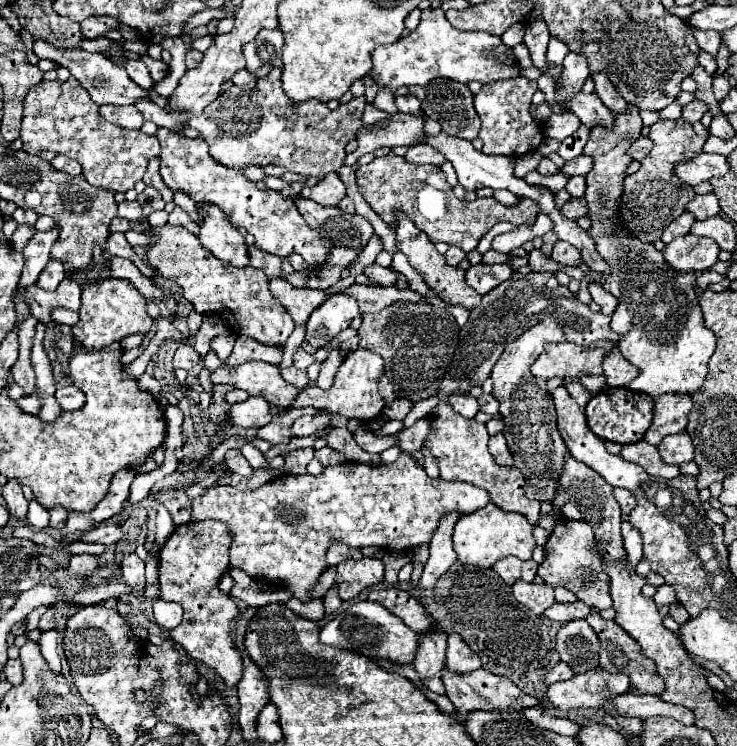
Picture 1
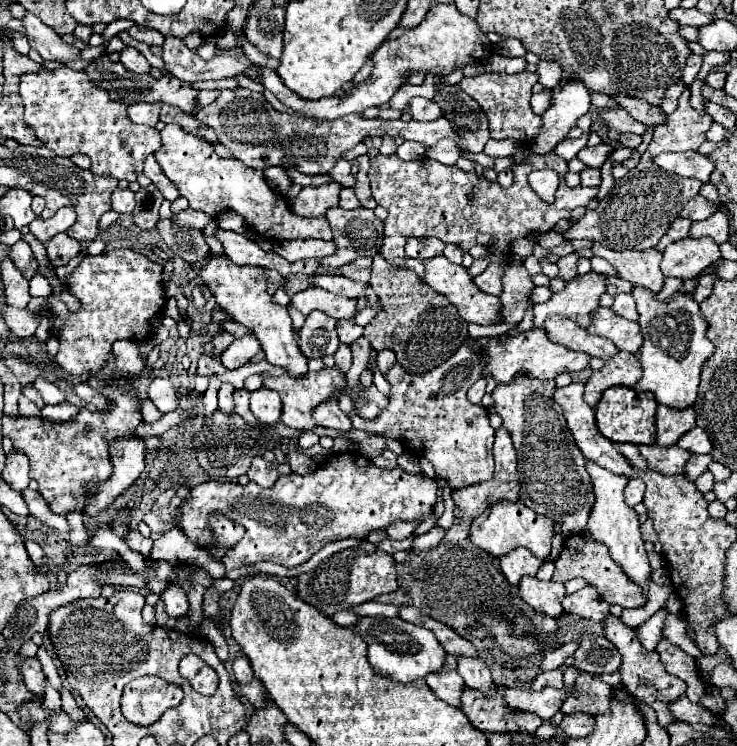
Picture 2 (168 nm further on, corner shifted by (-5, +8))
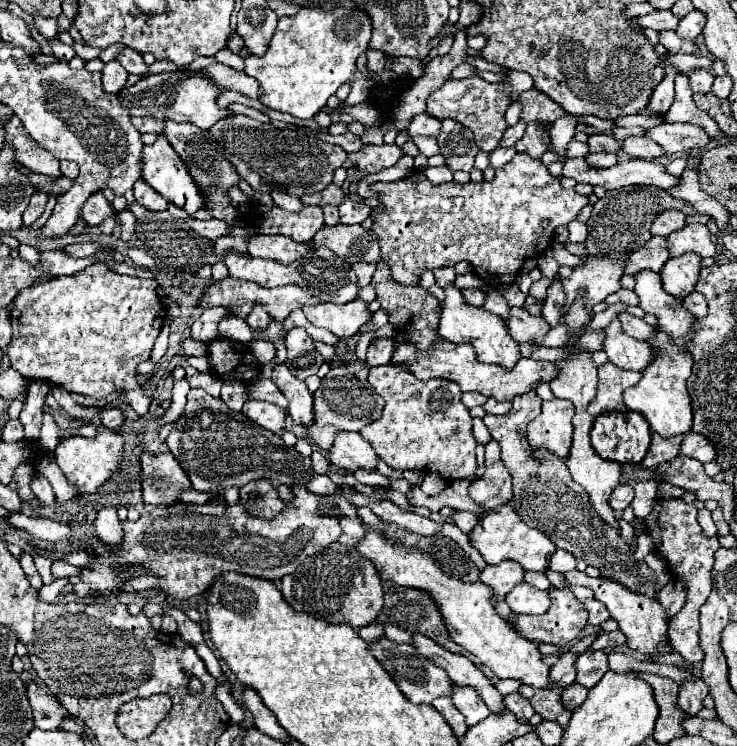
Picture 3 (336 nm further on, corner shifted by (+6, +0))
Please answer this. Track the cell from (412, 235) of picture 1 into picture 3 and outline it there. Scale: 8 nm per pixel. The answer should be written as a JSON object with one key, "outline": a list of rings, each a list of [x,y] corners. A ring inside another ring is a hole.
{"outline":[[[448,286],[444,292],[446,292],[446,300],[444,300],[444,312],[438,324],[438,334],[444,340],[456,342],[456,344],[458,342],[472,344],[476,350],[478,362],[488,362],[488,364],[492,362],[492,364],[502,366],[504,370],[512,370],[516,362],[522,358],[522,354],[520,354],[520,344],[510,338],[502,318],[490,312],[484,312],[484,308],[464,306],[464,298],[460,298],[460,290],[456,286]]]}

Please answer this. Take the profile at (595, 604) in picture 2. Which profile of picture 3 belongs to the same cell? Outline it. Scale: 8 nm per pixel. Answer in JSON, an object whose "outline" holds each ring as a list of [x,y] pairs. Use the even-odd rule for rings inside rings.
{"outline":[[[586,600],[584,602],[584,606],[586,606],[586,610],[590,612],[590,624],[592,626],[600,626],[602,622],[606,622],[610,616],[608,616],[608,610],[602,606],[602,602],[598,602],[598,600]]]}

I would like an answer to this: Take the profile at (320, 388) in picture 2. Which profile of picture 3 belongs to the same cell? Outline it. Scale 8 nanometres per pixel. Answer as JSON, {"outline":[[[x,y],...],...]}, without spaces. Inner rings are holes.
{"outline":[[[334,368],[324,376],[324,392],[322,388],[314,394],[314,402],[316,402],[316,426],[308,428],[310,440],[314,446],[318,446],[320,450],[330,450],[334,444],[334,438],[338,432],[342,430],[350,430],[350,432],[360,432],[366,424],[376,422],[382,416],[384,410],[384,400],[372,390],[372,386],[368,386],[368,382],[358,380],[356,376],[352,376],[348,370],[344,368]]]}

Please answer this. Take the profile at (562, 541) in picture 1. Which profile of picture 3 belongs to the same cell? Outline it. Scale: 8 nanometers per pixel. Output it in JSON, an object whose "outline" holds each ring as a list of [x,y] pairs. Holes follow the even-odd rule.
{"outline":[[[572,570],[566,574],[566,584],[580,584],[580,586],[588,586],[594,590],[594,598],[600,600],[608,608],[610,616],[618,622],[622,634],[626,636],[628,648],[640,654],[650,654],[650,656],[674,652],[674,648],[666,642],[668,640],[668,616],[656,598],[632,594],[628,588],[620,586],[618,582],[608,582],[604,578],[588,578],[584,572],[578,572],[578,570]]]}

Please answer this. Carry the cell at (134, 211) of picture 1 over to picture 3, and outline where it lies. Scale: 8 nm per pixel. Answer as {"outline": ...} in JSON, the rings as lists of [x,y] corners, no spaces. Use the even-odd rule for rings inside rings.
{"outline":[[[102,192],[92,194],[80,208],[80,218],[86,222],[86,226],[98,226],[108,216],[114,216],[114,210]]]}

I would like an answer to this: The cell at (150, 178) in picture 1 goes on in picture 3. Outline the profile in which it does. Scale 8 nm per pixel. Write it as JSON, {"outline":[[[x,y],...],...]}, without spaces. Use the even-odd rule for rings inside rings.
{"outline":[[[142,178],[134,184],[134,198],[138,204],[142,204],[148,210],[166,210],[168,202],[164,198],[160,198],[160,194],[156,194],[156,190],[152,190]]]}

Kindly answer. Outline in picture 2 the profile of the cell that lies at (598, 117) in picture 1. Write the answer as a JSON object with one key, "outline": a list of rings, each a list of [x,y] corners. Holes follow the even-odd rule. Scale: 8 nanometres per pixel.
{"outline":[[[601,108],[599,116],[607,128],[615,128],[619,132],[631,132],[631,134],[643,136],[647,130],[647,126],[643,126],[641,122],[631,118],[623,108]]]}

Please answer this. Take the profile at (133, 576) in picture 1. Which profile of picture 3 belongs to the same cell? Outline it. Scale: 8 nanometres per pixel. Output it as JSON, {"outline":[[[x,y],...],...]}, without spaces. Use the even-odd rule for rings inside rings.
{"outline":[[[104,506],[98,510],[98,516],[94,520],[94,526],[96,526],[96,536],[102,540],[102,542],[108,542],[108,544],[118,544],[122,542],[122,524],[116,516],[116,508],[114,506]]]}

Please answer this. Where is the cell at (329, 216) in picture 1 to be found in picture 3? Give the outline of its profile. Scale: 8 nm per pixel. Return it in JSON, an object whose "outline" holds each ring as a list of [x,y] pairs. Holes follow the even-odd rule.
{"outline":[[[324,226],[314,236],[316,246],[328,246],[346,262],[378,262],[380,248],[372,230],[356,226]]]}

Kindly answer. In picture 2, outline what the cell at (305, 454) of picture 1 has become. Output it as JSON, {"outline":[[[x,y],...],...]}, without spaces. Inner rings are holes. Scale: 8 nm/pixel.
{"outline":[[[235,390],[233,392],[233,398],[235,398],[235,412],[241,416],[241,418],[245,418],[245,422],[247,424],[259,424],[259,420],[257,418],[253,418],[253,414],[251,414],[251,410],[249,410],[249,392],[247,390]]]}

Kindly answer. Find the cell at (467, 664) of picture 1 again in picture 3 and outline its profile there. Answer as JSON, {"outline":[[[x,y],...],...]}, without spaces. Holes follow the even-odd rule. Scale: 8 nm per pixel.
{"outline":[[[454,686],[452,702],[462,712],[468,726],[474,726],[490,716],[488,706],[484,706],[484,702],[480,702],[480,698],[476,698],[474,690],[468,690],[468,686]]]}

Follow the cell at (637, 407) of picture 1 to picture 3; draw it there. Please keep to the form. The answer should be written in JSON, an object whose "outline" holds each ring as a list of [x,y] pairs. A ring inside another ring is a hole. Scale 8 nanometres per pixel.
{"outline":[[[632,410],[628,414],[600,414],[590,436],[600,458],[620,464],[640,464],[650,446],[650,426]]]}

